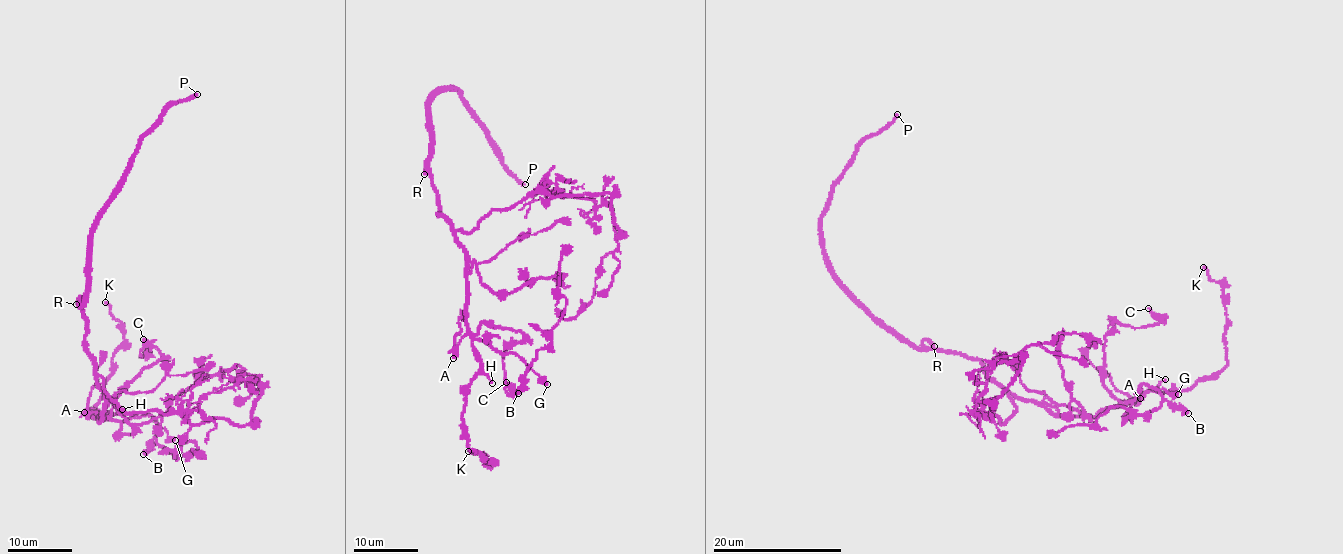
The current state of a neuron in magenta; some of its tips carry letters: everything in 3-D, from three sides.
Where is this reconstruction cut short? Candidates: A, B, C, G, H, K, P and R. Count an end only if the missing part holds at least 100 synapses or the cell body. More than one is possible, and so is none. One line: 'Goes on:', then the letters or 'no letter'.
Goes on: P, R

